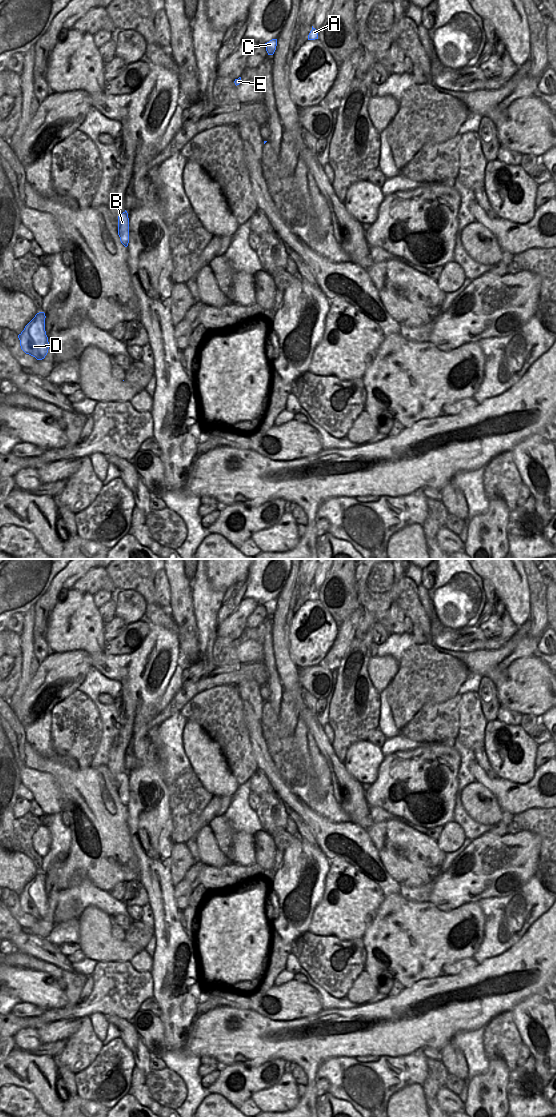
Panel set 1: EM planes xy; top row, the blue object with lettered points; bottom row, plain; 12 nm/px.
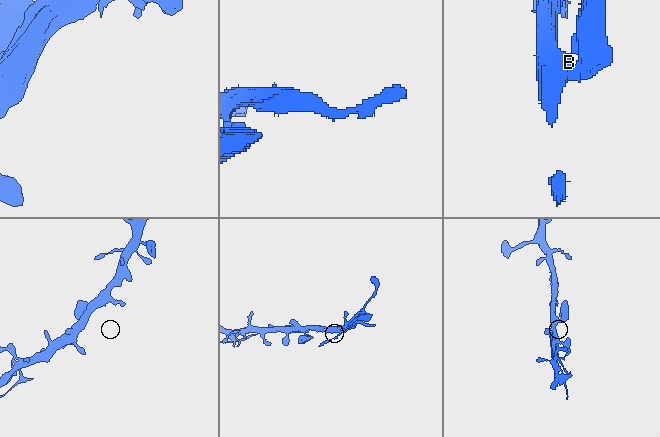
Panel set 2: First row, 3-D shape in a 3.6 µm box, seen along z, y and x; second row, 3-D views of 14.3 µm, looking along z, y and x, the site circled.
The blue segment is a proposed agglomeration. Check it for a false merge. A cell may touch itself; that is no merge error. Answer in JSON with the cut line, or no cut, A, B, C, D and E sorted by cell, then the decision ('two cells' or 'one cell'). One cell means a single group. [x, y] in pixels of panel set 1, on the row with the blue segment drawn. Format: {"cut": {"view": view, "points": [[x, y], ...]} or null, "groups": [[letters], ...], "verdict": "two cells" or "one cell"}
{"cut": null, "groups": [["A", "B", "C", "D", "E"]], "verdict": "one cell"}

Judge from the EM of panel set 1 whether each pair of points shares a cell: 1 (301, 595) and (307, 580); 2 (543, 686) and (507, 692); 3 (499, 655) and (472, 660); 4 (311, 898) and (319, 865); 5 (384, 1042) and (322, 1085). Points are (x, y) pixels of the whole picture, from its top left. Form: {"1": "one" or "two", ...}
{"1": "one", "2": "one", "3": "one", "4": "one", "5": "two"}

